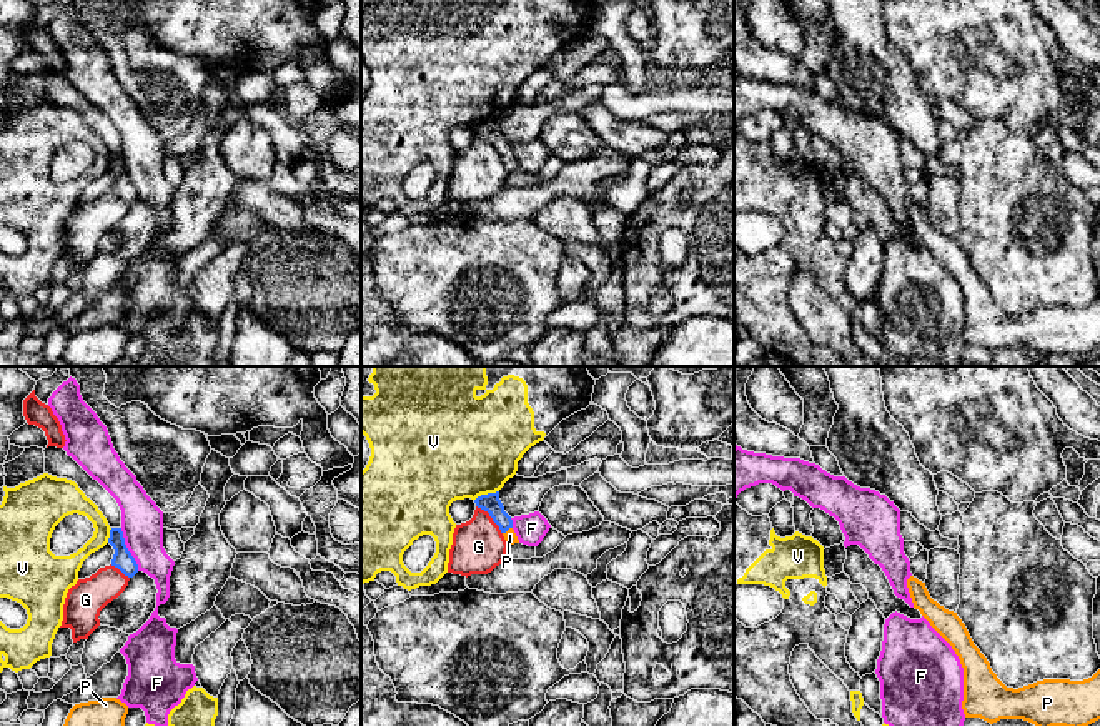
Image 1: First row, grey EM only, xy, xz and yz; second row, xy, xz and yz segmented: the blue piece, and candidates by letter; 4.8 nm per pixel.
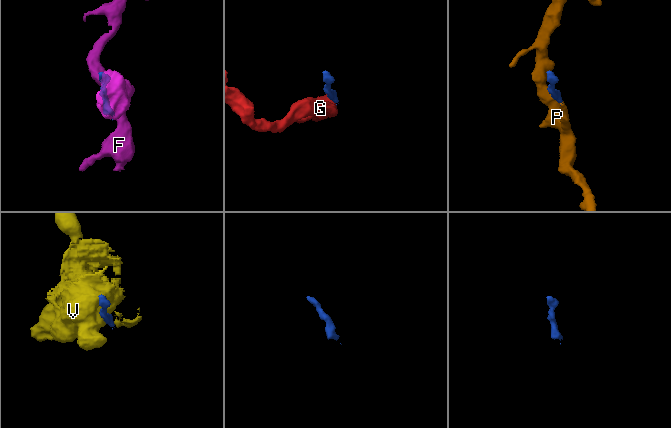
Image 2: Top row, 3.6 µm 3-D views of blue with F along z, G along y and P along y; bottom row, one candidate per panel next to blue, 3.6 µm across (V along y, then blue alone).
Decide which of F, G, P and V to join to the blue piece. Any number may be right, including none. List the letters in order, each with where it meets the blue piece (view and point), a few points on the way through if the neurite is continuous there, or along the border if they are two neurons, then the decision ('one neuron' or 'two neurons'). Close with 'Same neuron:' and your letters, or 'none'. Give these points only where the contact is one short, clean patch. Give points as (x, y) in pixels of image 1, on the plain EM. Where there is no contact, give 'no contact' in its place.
F: xy (127, 177) | two neurons
G: xz (491, 144) | along xz (476, 132), (488, 140), (501, 160) | two neurons
P: xz (506, 157) | across xz (491, 130), (505, 149), (506, 157), (510, 162) | one neuron
V: xz (488, 120) | along xz (498, 117), (481, 120), (475, 127) | two neurons
Same neuron: P

